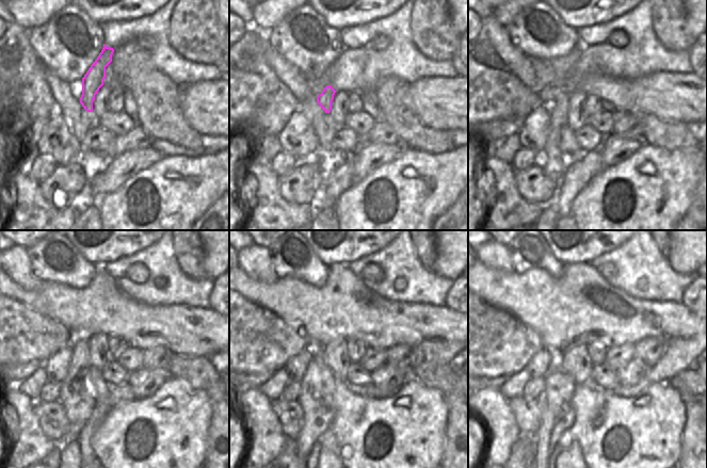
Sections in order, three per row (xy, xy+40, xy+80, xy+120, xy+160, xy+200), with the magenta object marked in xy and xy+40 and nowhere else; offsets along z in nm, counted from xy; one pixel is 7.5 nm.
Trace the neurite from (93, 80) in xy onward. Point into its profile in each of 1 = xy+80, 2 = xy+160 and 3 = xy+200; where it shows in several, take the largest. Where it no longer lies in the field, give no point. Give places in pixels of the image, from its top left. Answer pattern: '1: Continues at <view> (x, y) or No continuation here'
1: Continues at xy+80 (551, 155)
2: Continues at xy+160 (316, 397)
3: Continues at xy+200 (556, 401)

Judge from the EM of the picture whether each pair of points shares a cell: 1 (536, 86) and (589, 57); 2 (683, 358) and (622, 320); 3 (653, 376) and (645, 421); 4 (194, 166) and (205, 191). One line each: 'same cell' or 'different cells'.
1: different cells
2: different cells
3: different cells
4: same cell

